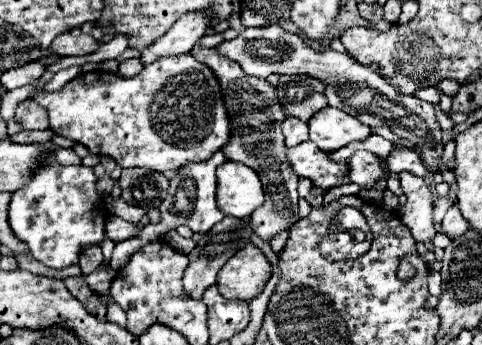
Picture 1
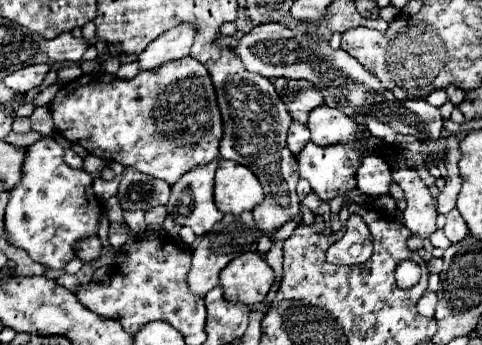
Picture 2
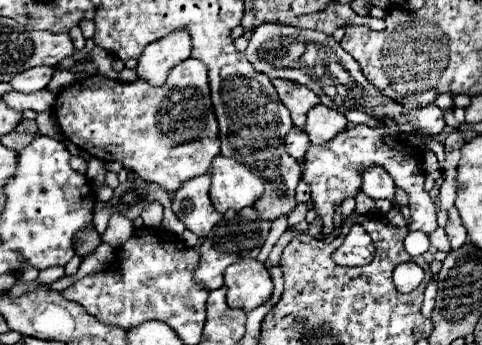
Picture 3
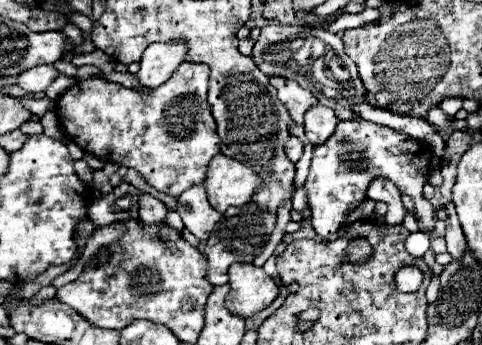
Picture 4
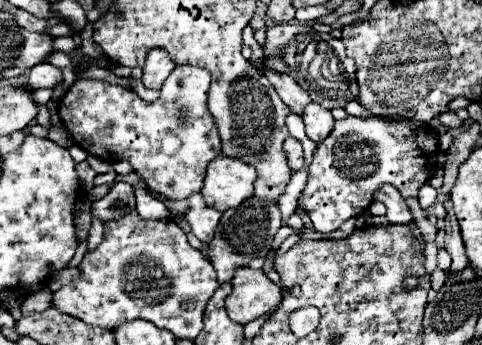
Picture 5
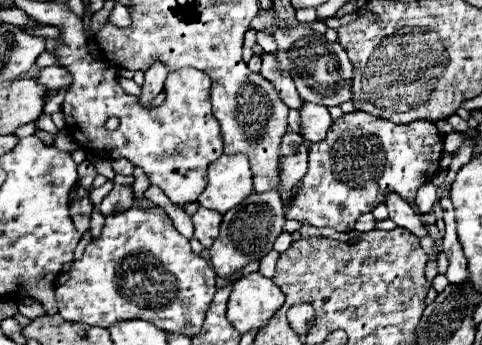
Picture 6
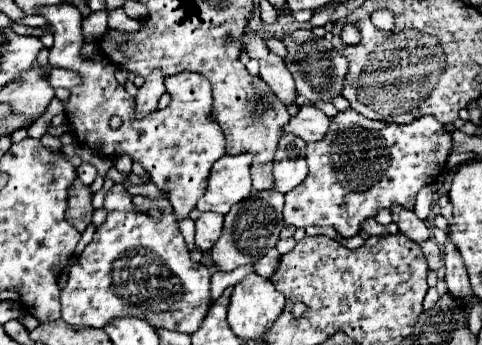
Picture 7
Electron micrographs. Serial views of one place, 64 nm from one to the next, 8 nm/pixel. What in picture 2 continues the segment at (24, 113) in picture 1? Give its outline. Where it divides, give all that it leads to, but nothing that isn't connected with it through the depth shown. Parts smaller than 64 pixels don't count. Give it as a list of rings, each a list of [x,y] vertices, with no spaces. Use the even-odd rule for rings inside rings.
[[[36,106],[32,116],[28,116],[32,130],[44,134],[44,136],[52,136],[54,134],[54,124],[52,124],[52,116],[50,110],[46,106]]]

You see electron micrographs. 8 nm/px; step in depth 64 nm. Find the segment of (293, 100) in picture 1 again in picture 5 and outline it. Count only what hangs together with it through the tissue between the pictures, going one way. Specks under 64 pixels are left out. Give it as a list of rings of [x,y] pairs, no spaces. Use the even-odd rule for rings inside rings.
[[[264,70],[264,74],[268,76],[268,80],[272,82],[272,86],[276,88],[278,96],[282,98],[282,102],[298,116],[302,116],[304,108],[312,102],[312,98],[308,96],[308,92],[300,90],[300,84],[296,84],[296,80],[292,80],[290,76],[280,76],[278,72],[272,70]]]

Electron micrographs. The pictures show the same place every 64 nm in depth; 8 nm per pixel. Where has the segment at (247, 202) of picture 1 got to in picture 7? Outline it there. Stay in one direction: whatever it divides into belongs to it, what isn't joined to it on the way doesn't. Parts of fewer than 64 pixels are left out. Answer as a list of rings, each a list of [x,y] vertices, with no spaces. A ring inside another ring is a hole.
[[[224,154],[220,160],[216,160],[210,170],[206,194],[198,200],[196,208],[200,212],[226,214],[236,202],[248,198],[252,192],[250,164],[250,154]]]

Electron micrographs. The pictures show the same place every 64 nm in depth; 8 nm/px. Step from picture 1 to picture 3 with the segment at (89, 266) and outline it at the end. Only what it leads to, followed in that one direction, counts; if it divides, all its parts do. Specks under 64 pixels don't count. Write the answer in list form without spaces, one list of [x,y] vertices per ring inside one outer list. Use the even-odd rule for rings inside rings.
[[[92,228],[92,230],[82,230],[82,232],[78,232],[78,236],[76,236],[74,242],[76,242],[76,244],[74,244],[76,254],[78,254],[80,258],[90,256],[90,254],[102,244],[100,234],[98,234],[94,228]]]

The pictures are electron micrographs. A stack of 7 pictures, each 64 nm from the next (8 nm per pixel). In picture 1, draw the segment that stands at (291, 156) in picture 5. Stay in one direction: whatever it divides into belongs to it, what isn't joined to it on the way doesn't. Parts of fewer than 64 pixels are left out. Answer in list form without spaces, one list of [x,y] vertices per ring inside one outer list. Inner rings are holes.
[[[288,116],[284,120],[282,132],[286,138],[286,146],[296,146],[296,144],[308,140],[308,124],[302,120],[296,120],[294,116]]]

